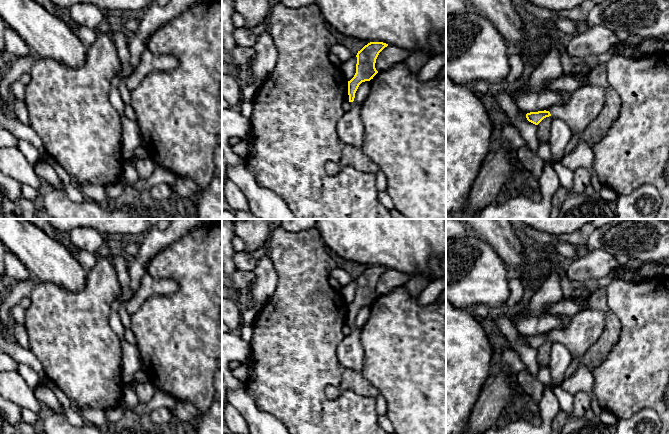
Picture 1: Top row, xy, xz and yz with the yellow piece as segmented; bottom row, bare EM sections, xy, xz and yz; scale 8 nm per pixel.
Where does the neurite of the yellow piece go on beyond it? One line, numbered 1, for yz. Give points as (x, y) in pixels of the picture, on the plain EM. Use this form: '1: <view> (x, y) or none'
1: yz (585, 328)

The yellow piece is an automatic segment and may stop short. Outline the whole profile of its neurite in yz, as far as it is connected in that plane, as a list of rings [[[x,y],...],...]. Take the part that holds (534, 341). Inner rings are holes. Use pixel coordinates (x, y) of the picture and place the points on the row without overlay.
[[[587,308],[570,316],[570,324],[567,328],[555,328],[548,335],[527,337],[526,342],[535,349],[549,340],[561,343],[574,359],[581,357],[590,349],[599,339],[604,328],[605,314],[602,311]]]

